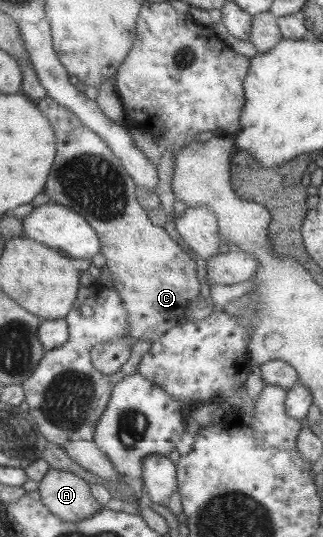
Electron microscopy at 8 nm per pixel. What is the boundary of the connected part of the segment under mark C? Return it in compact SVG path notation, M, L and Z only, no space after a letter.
M46 96L36 100L36 105L48 118L56 135L56 160L46 182L46 192L54 202L72 208L94 228L101 242L101 253L106 257L106 266L113 277L112 288L118 291L129 312L126 334L97 344L91 350L91 361L96 370L104 374L112 374L118 372L129 359L131 344L134 341L149 340L153 343L174 326L187 321L190 302L200 299L200 280L196 273L196 259L188 256L168 235L165 228L152 224L148 212L137 200L137 185L122 166L120 159L99 134L84 126L72 111L58 104L53 98Z

